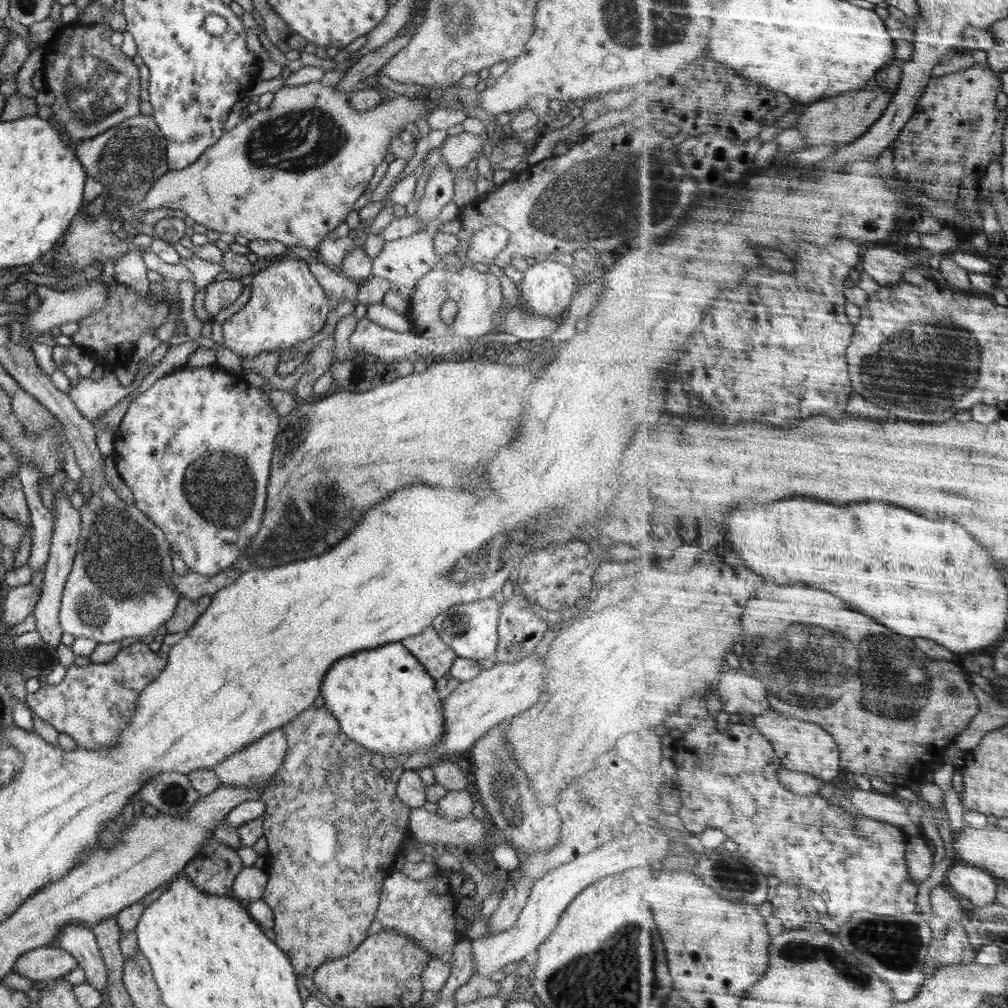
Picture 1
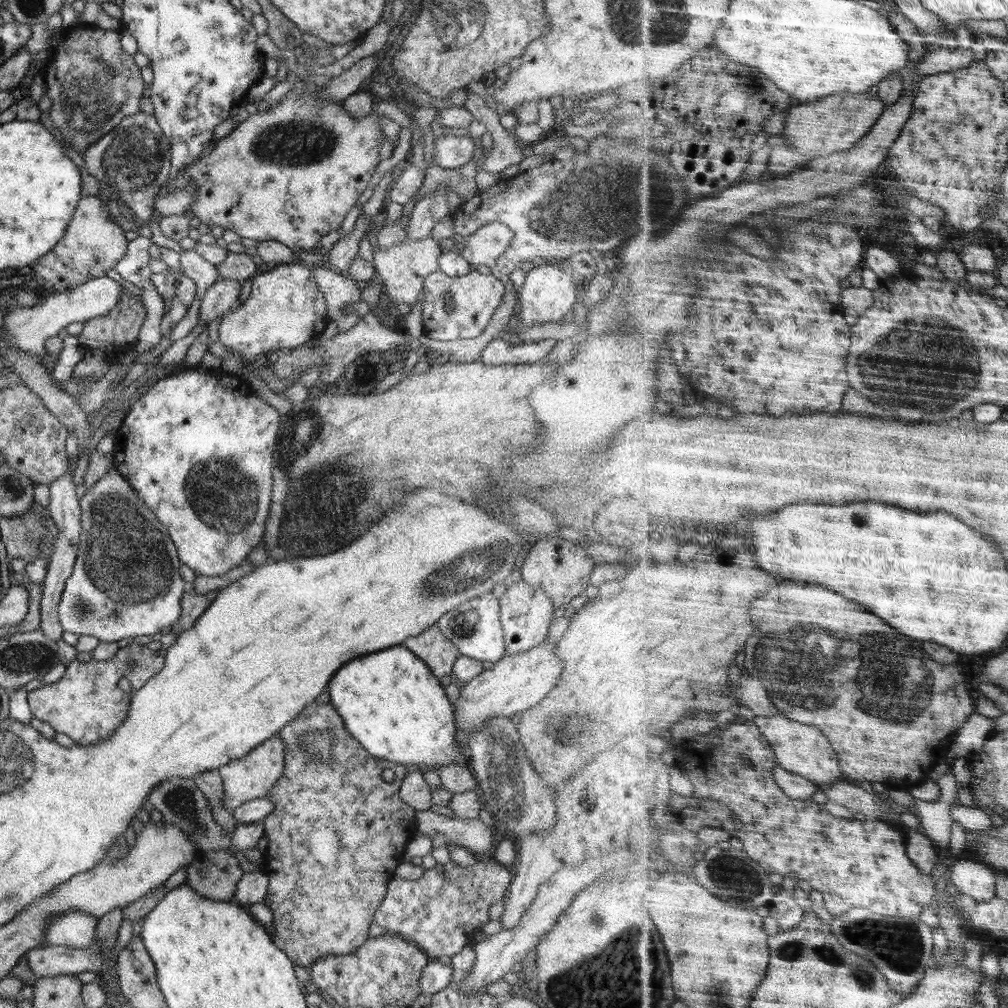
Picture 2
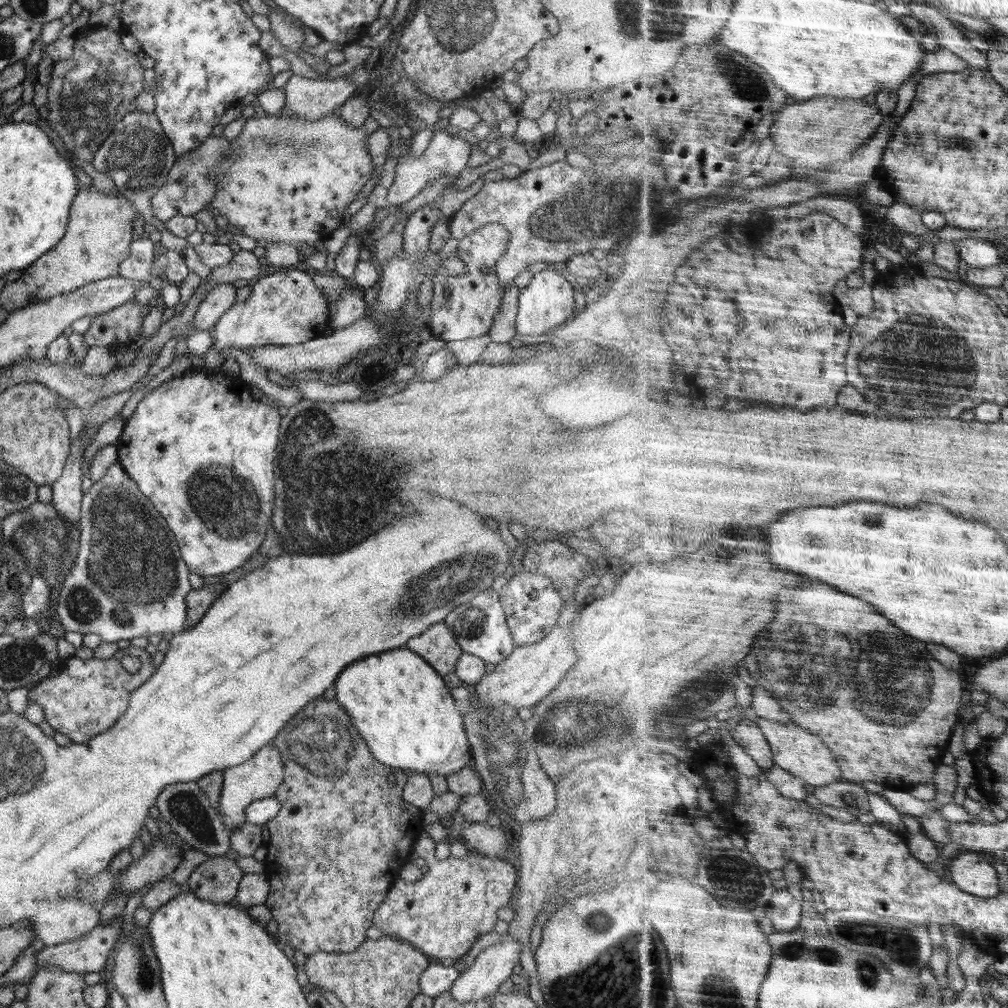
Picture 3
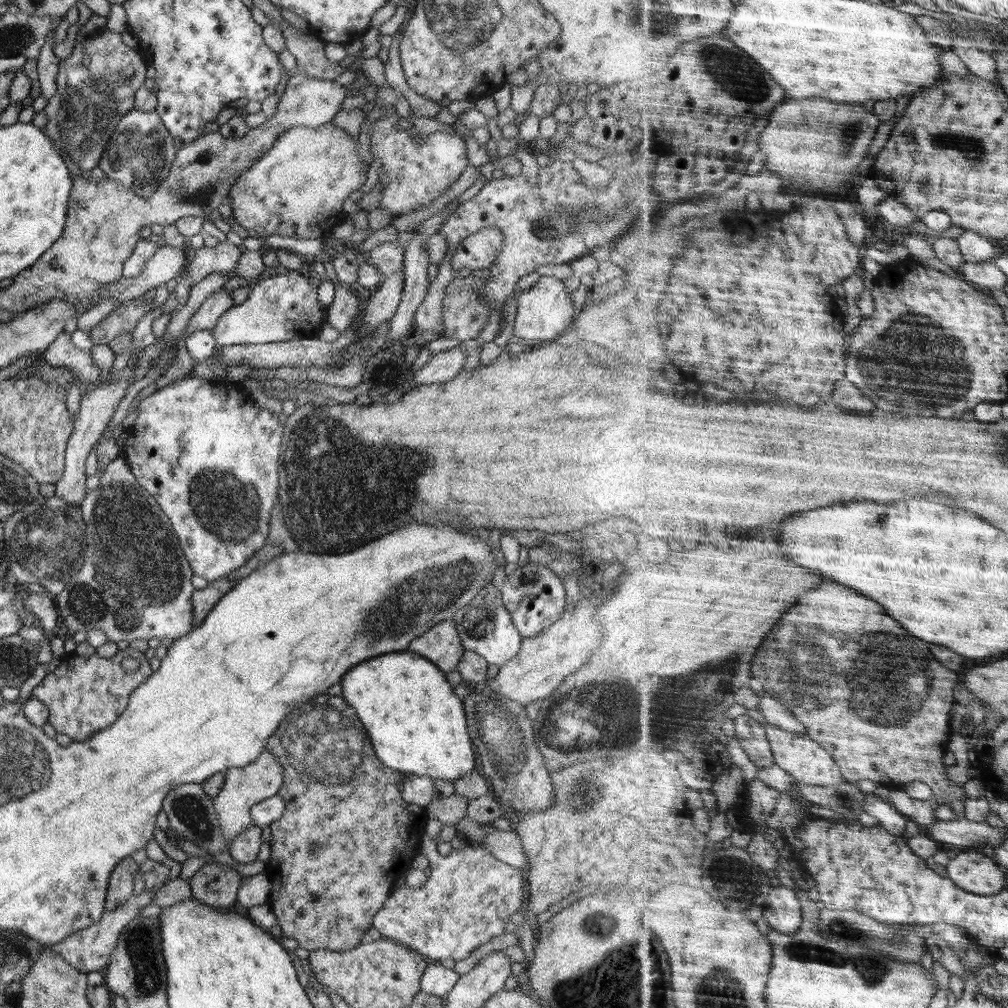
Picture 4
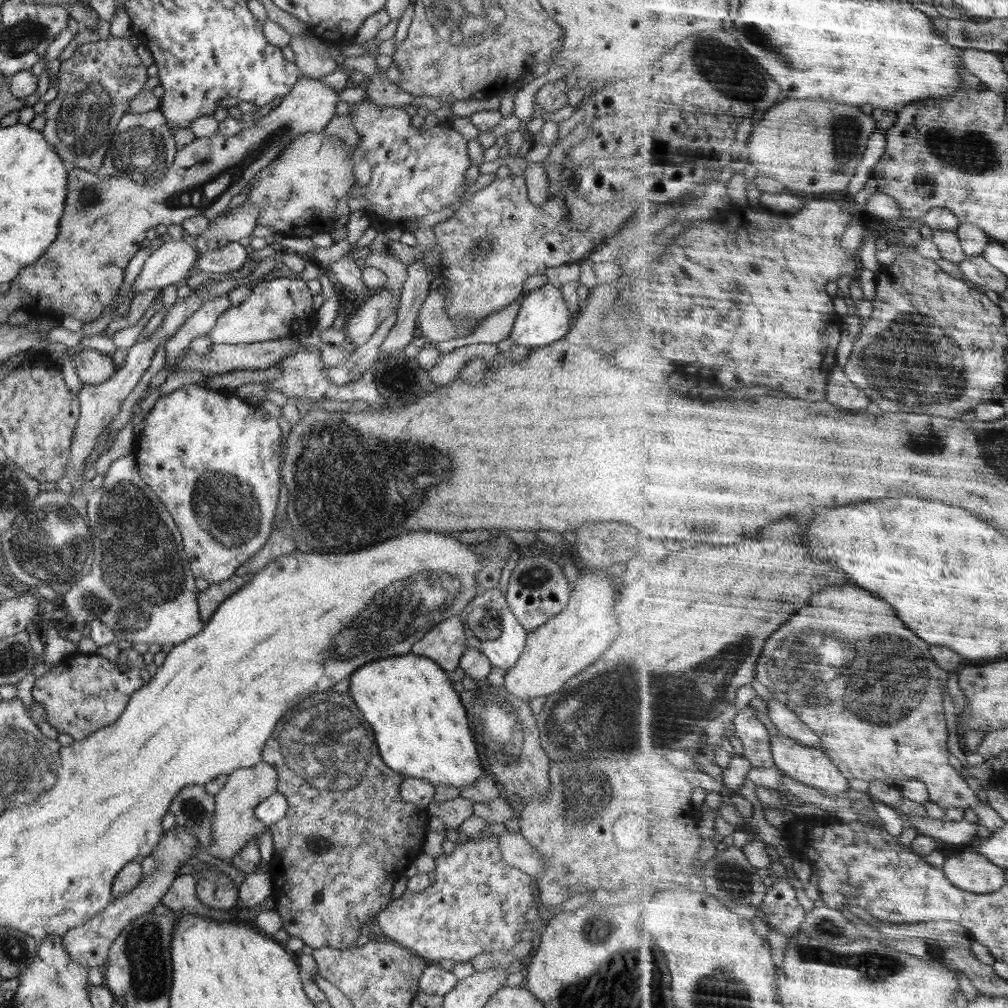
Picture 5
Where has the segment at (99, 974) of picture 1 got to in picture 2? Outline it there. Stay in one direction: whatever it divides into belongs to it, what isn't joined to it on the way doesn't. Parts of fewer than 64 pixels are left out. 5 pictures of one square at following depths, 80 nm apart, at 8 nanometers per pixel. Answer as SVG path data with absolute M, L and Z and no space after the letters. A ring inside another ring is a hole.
M82 911L62 913L45 927L45 940L48 945L88 949L96 936L97 924L98 919Z

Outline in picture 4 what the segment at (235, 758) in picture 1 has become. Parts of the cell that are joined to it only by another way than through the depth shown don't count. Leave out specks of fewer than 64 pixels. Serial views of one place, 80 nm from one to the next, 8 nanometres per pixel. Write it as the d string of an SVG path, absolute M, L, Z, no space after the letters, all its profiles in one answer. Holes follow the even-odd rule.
M264 749L254 762L244 765L241 769L225 770L224 773L225 783L213 800L213 805L228 848L236 836L242 834L250 825L254 825L250 816L250 807L277 794L278 789L283 785L283 768L278 759L270 751Z

